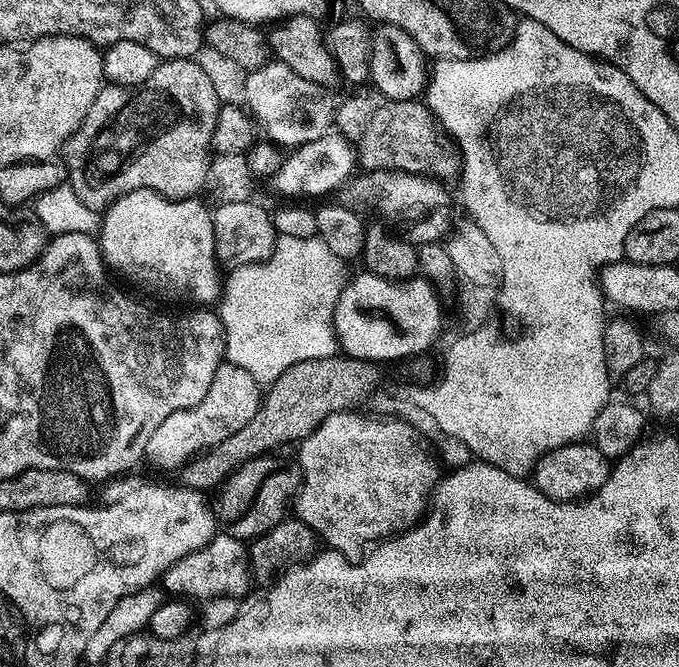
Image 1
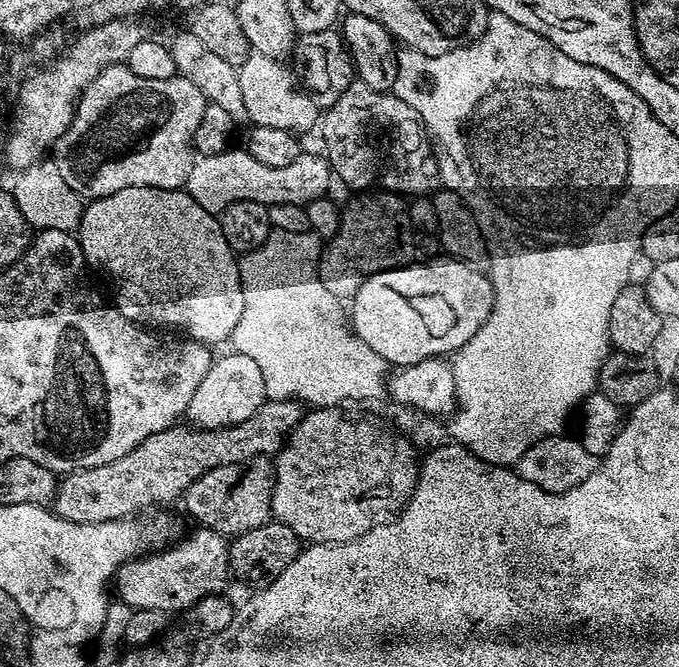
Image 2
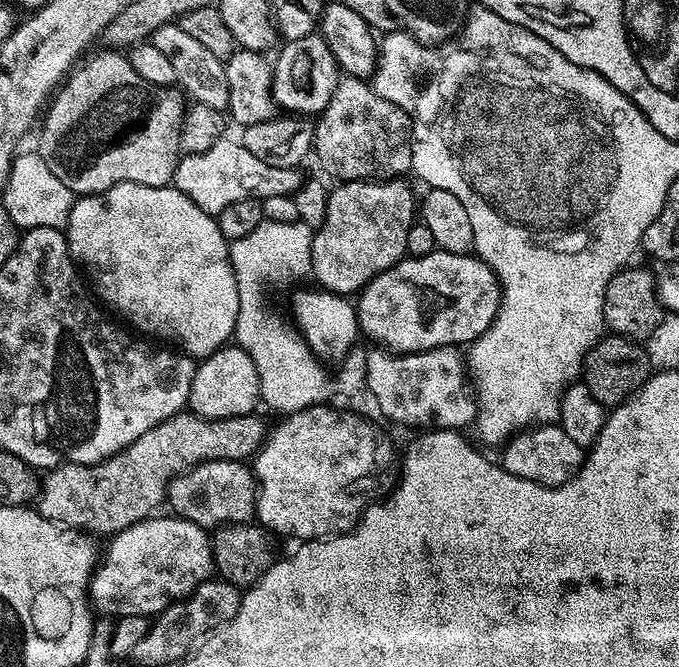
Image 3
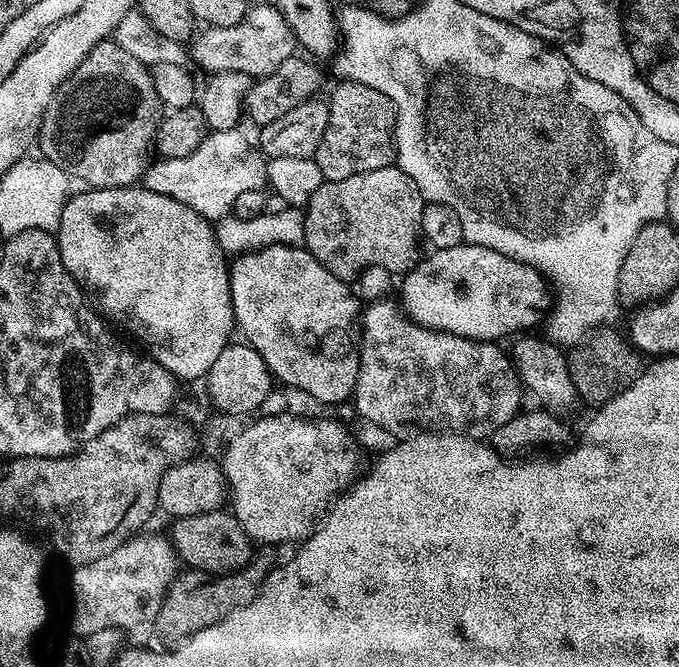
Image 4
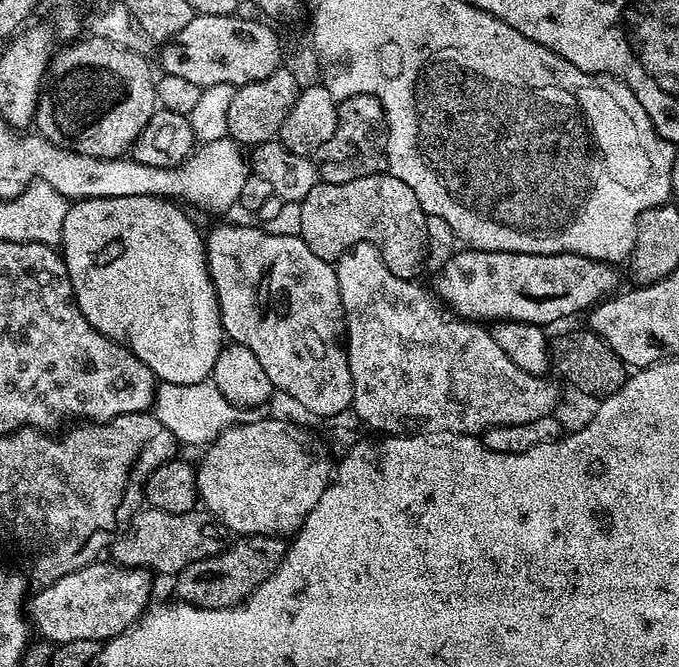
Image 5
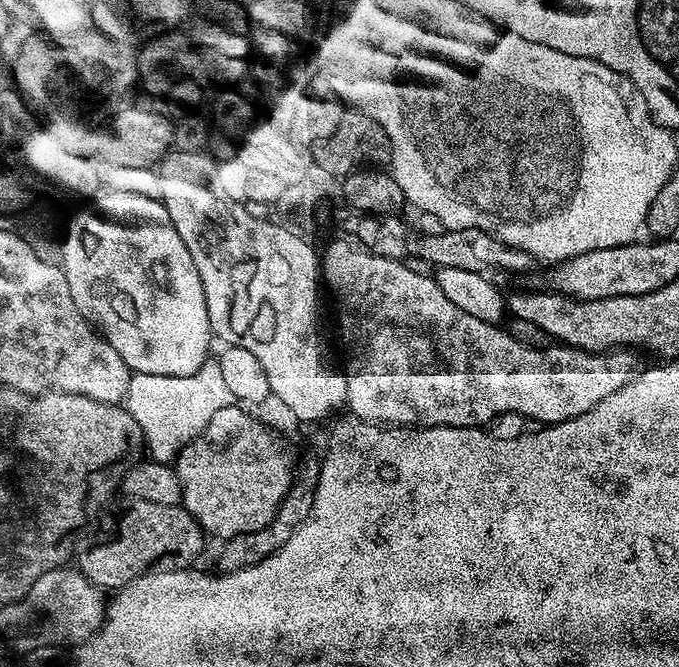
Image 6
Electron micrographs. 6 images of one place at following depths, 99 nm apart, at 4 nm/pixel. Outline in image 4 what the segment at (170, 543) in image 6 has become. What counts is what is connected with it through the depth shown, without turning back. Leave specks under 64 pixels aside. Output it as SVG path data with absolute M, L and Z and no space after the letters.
M213 510L194 514L193 516L181 516L173 519L170 541L176 549L176 555L184 560L189 569L197 572L239 572L241 568L252 562L254 555L253 541L249 540L246 530L238 522L238 518L228 510Z

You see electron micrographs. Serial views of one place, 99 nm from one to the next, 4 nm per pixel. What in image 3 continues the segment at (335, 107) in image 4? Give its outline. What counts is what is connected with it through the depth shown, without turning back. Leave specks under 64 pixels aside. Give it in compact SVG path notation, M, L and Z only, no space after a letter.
M344 76L338 82L338 86L334 90L330 102L324 108L324 111L315 117L314 123L316 125L316 143L314 145L314 160L317 160L330 175L333 176L333 181L343 182L346 180L375 180L381 175L380 160L384 164L400 164L405 163L406 157L410 152L410 118L398 106L394 106L394 102L390 102L386 98L382 98L377 94L375 88L367 79L358 76Z

